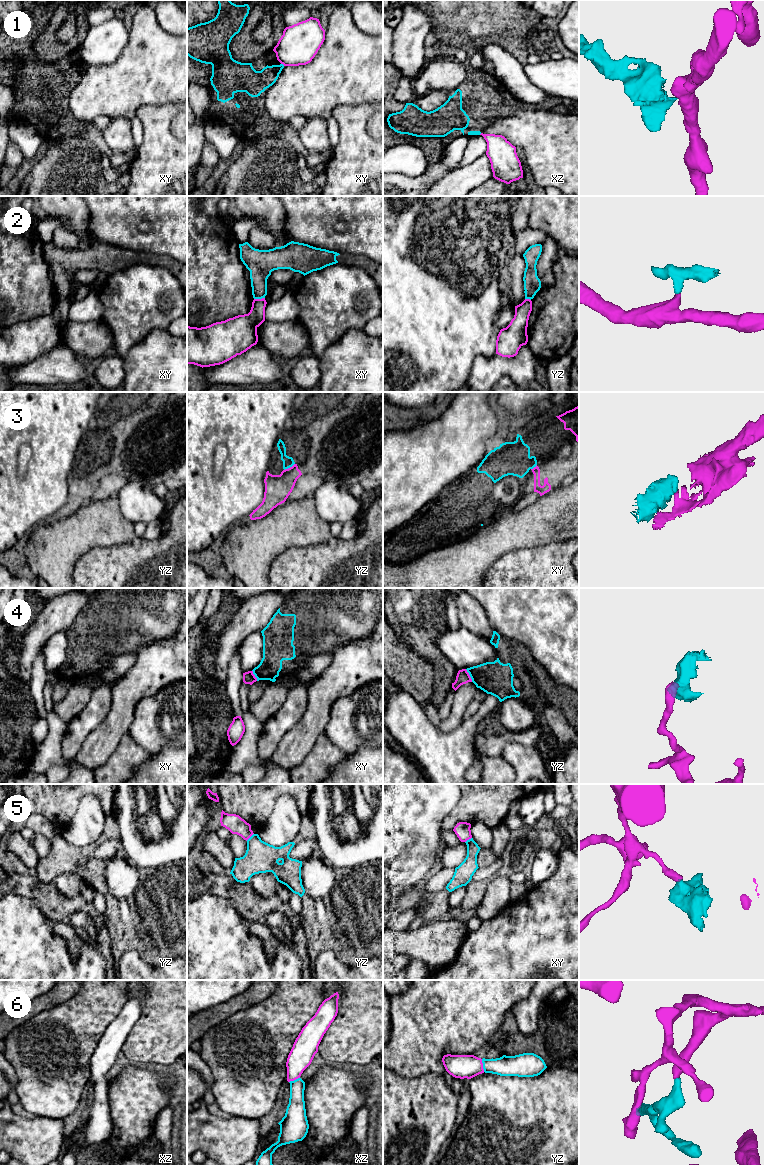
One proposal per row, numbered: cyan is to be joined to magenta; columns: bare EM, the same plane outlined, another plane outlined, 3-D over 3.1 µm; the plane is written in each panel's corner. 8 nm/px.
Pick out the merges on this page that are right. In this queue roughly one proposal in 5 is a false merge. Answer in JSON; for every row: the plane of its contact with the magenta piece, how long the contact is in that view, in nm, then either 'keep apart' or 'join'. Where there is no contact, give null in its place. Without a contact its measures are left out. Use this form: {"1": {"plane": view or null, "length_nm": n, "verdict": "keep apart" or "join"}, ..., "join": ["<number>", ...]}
{"1": {"plane": "xy", "length_nm": 40, "verdict": "keep apart"}, "2": {"plane": "xy", "length_nm": 90, "verdict": "keep apart"}, "3": {"plane": "yz", "length_nm": 110, "verdict": "join"}, "4": {"plane": "yz", "length_nm": 120, "verdict": "keep apart"}, "5": {"plane": "yz", "length_nm": 90, "verdict": "keep apart"}, "6": {"plane": "yz", "length_nm": 110, "verdict": "join"}, "join": ["3", "6"]}

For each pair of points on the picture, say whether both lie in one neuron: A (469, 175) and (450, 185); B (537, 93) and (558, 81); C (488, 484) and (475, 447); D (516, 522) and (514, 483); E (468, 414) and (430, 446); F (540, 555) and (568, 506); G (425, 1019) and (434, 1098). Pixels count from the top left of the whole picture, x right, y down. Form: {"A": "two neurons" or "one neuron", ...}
{"A": "one neuron", "B": "two neurons", "C": "two neurons", "D": "two neurons", "E": "one neuron", "F": "two neurons", "G": "two neurons"}

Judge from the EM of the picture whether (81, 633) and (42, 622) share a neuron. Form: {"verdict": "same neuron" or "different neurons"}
{"verdict": "different neurons"}

